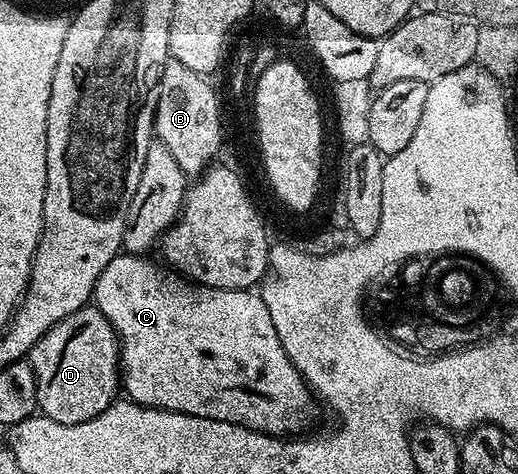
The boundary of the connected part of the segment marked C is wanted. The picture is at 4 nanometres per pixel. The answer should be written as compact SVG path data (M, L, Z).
M120 253L113 257L113 261L109 261L109 265L105 265L105 269L101 269L101 277L97 277L95 282L94 306L98 307L99 312L111 322L115 336L119 339L121 387L125 395L127 391L126 398L130 402L139 404L140 407L155 407L159 411L176 411L193 417L216 419L222 423L248 427L250 431L259 431L262 435L282 436L284 433L306 432L308 430L306 427L315 419L317 399L311 388L307 386L307 382L304 381L303 374L296 369L293 361L289 361L289 357L281 345L281 337L277 337L273 317L269 317L269 309L265 305L262 294L251 289L226 291L216 287L201 287L198 283L192 283L186 278L160 267L155 263L150 263L143 255Z

